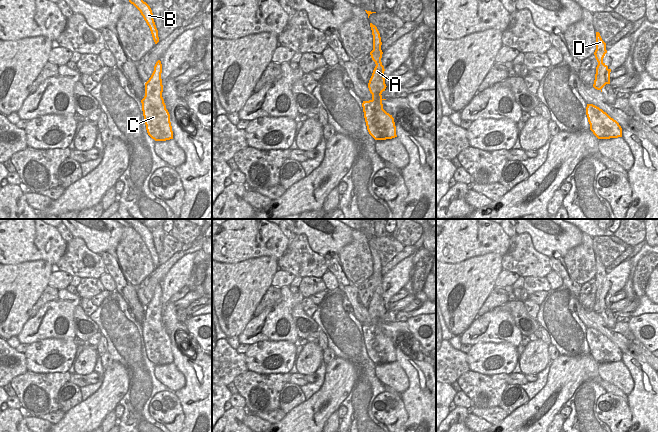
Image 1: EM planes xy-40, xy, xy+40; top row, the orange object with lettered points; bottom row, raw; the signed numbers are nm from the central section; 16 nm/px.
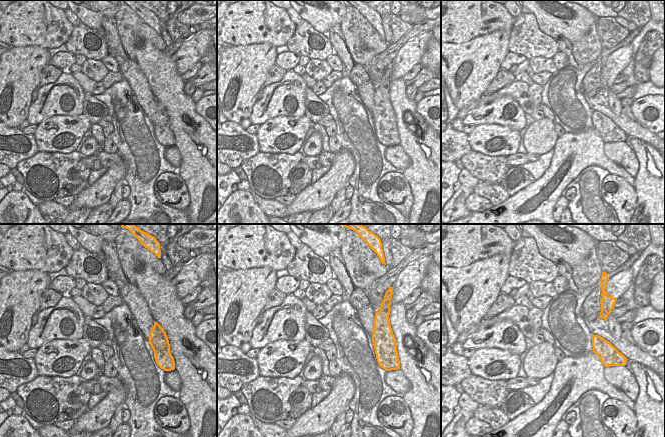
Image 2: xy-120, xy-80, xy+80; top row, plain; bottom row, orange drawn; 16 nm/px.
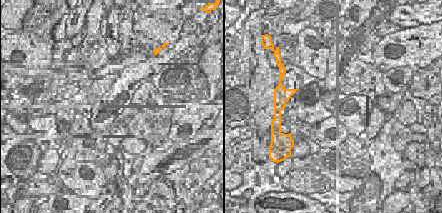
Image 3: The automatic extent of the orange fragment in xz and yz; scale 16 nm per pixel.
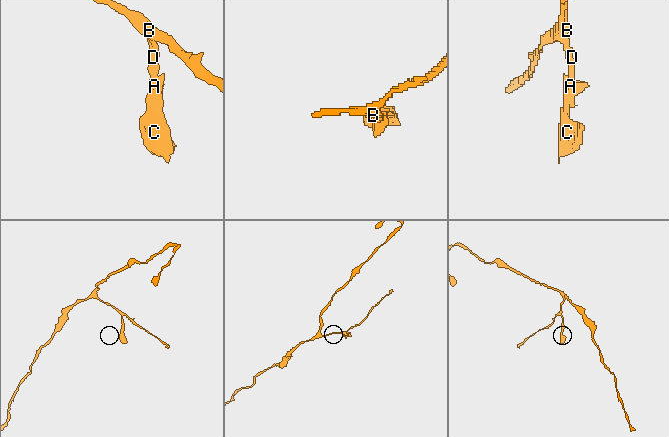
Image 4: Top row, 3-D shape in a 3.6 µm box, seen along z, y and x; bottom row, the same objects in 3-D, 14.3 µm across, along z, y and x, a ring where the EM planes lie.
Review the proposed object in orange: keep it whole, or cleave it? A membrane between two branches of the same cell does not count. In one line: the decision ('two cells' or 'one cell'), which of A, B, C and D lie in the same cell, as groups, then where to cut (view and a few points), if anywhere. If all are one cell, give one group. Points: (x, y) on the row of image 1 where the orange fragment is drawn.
one cell; A B C D; no cut

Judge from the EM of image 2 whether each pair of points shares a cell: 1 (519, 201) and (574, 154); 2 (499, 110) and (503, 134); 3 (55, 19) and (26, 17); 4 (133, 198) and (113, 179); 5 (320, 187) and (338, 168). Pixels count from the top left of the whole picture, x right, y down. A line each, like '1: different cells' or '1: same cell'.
1: same cell
2: different cells
3: same cell
4: different cells
5: same cell

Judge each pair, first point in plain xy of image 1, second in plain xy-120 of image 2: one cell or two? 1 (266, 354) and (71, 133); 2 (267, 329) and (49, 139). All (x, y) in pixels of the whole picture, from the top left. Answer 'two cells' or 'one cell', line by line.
1: one cell
2: two cells

